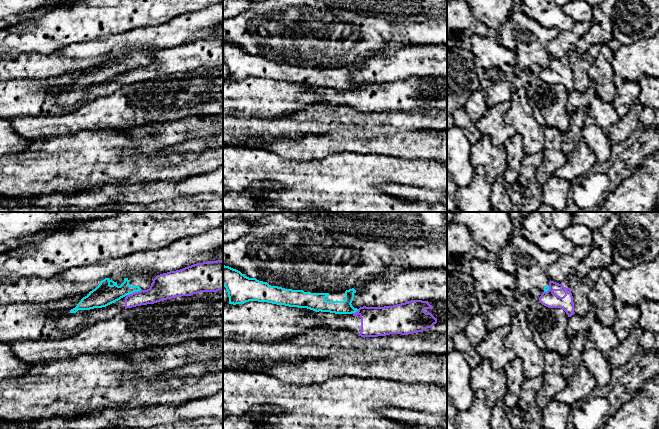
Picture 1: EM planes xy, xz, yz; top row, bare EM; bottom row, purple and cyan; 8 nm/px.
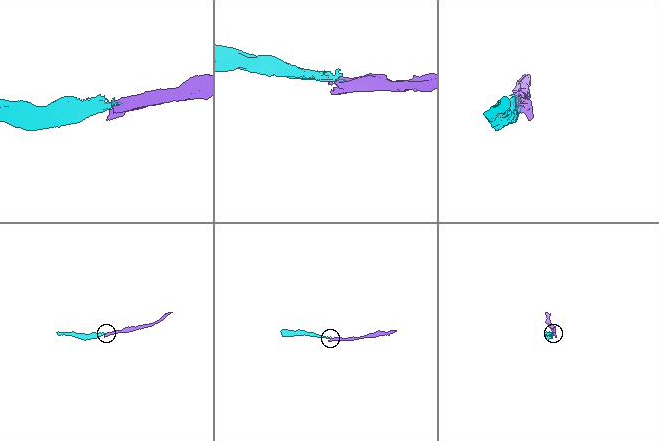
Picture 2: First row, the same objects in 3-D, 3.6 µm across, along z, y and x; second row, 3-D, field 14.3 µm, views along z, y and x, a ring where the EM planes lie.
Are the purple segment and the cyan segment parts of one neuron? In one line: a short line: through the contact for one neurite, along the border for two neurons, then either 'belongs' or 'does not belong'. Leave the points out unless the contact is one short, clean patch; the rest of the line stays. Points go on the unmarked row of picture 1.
line xy (141, 66), (125, 71); does not belong

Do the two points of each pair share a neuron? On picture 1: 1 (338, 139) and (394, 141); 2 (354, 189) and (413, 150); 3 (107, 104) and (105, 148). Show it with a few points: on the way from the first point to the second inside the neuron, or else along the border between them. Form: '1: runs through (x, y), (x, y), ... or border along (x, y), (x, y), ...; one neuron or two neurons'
1: runs through (352, 140), (380, 142); one neuron
2: border along (377, 153), (397, 156), (402, 159), (423, 160); two neurons
3: border along (130, 128), (101, 128), (83, 131); two neurons

